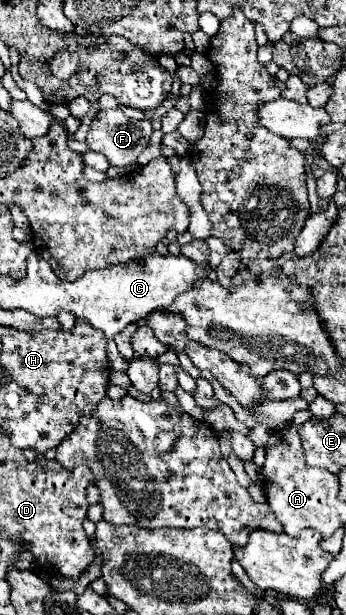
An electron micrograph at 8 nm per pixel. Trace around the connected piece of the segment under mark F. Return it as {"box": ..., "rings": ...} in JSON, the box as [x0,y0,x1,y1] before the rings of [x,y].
{"box":[86,109,152,167],"rings":[[[120,109],[104,111],[90,127],[86,143],[92,151],[106,155],[114,167],[136,163],[138,155],[150,145],[152,123],[148,119],[128,119]]]}

